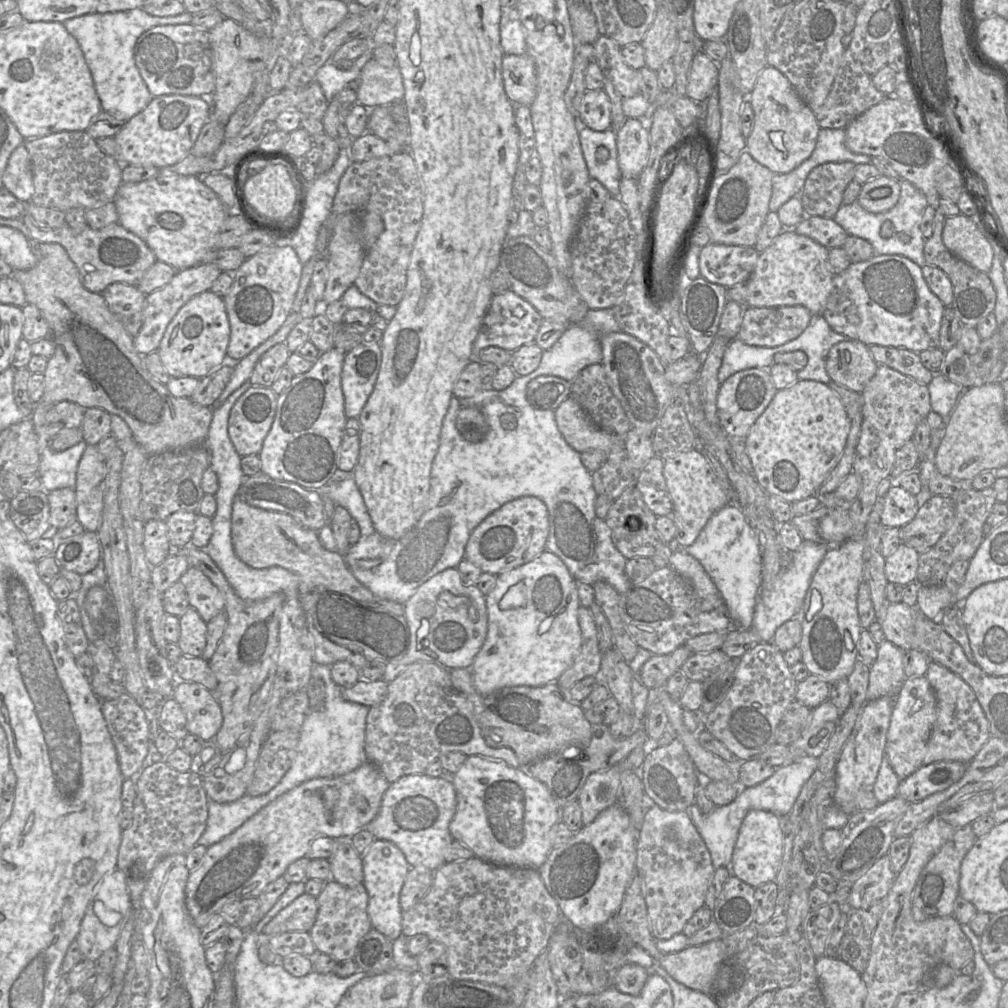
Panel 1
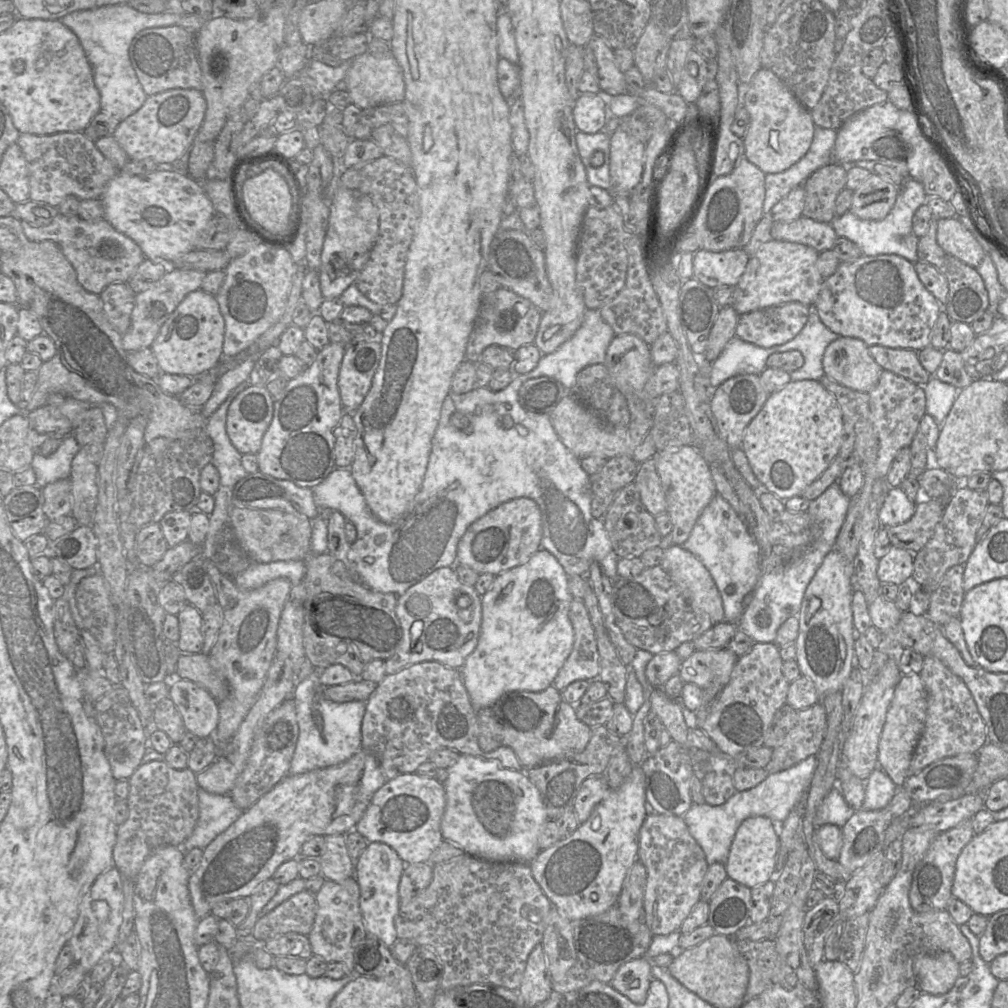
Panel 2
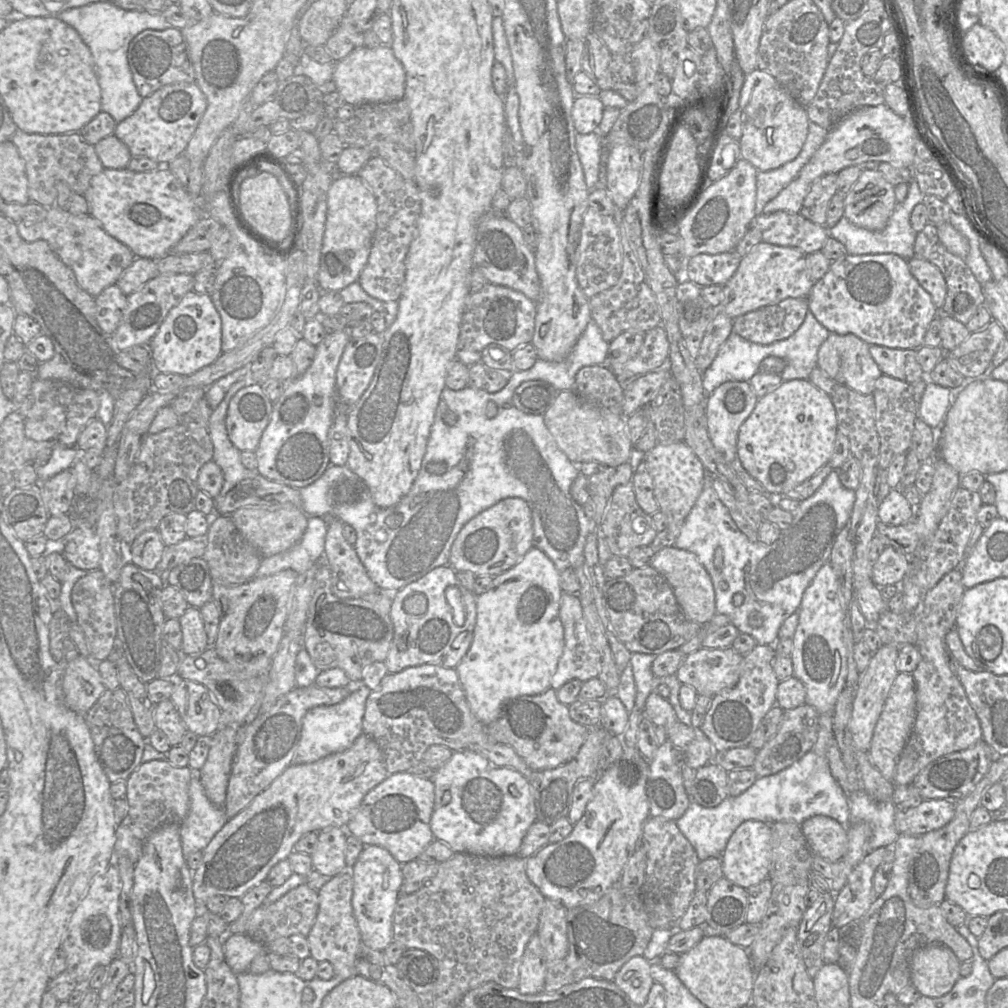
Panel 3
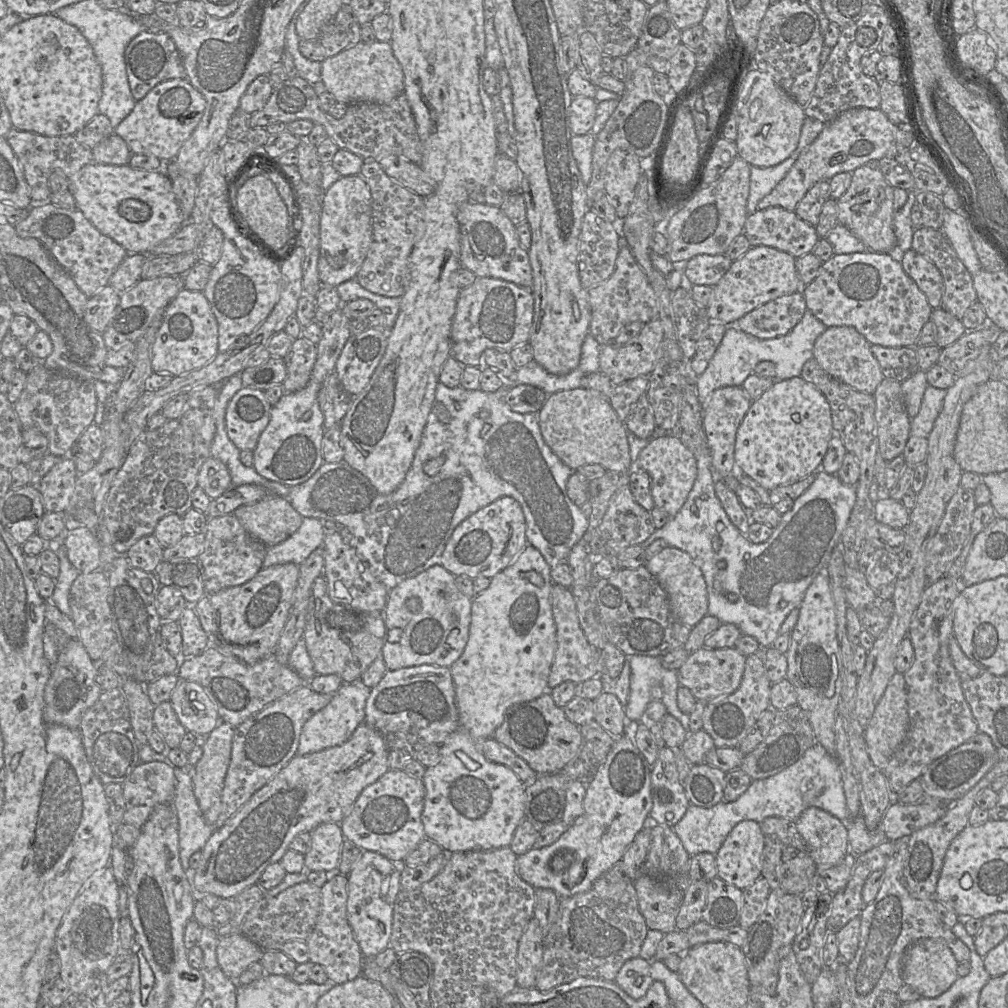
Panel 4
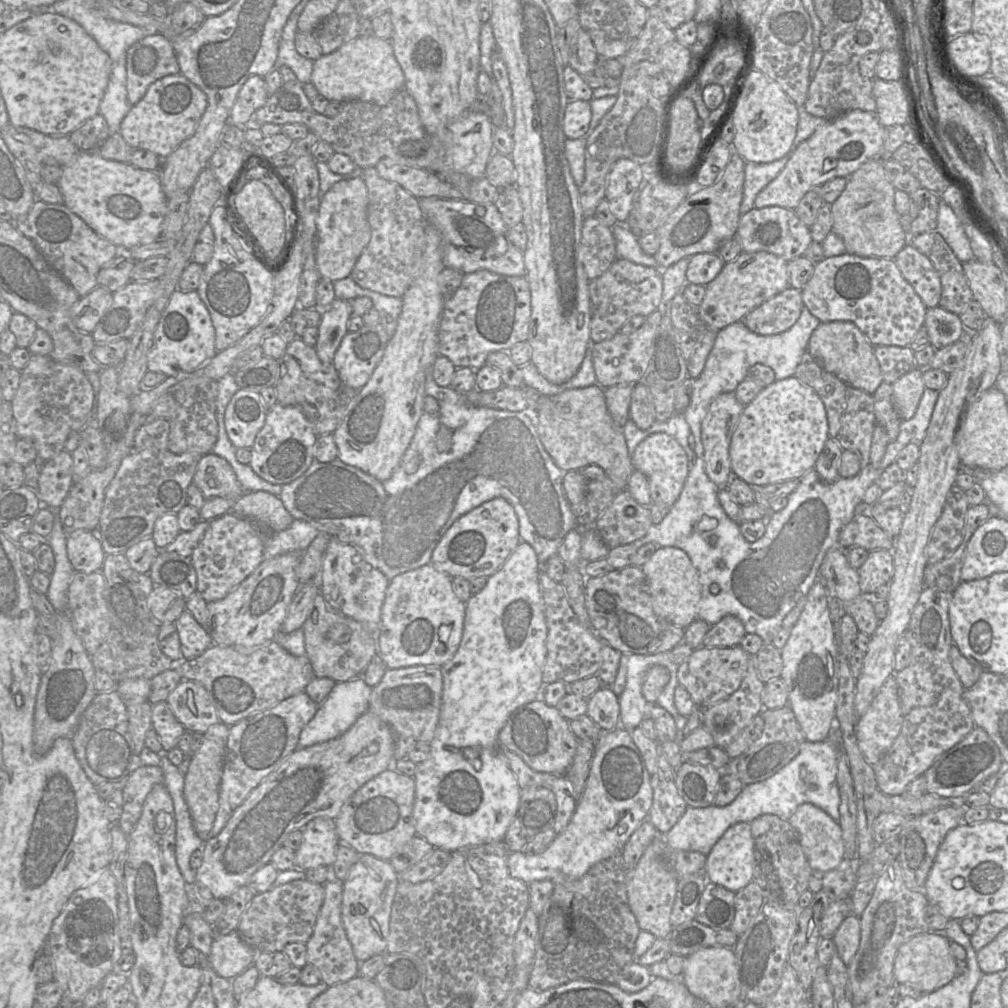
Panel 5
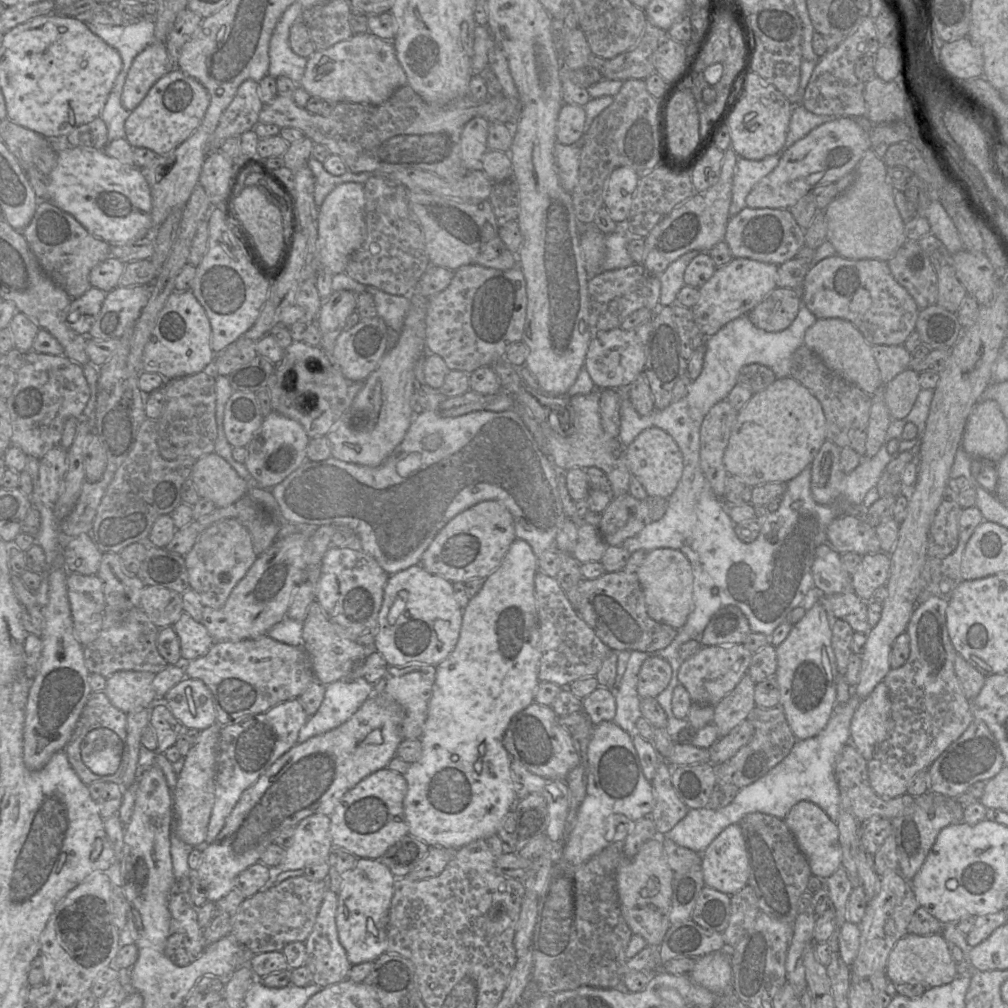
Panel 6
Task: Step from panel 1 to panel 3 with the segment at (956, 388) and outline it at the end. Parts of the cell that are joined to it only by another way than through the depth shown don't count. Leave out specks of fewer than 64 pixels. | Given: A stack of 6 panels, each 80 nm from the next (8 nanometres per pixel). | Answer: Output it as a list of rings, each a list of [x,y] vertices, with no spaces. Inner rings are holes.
[[[928,381],[918,407],[918,417],[932,429],[940,430],[951,406],[951,389]]]

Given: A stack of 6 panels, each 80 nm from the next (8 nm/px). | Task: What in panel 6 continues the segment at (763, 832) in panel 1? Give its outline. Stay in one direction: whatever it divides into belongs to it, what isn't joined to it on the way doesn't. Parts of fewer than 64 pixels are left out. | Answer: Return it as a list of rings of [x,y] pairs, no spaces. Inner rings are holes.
[[[739,824],[726,827],[701,855],[706,886],[732,896],[748,884],[749,859]]]

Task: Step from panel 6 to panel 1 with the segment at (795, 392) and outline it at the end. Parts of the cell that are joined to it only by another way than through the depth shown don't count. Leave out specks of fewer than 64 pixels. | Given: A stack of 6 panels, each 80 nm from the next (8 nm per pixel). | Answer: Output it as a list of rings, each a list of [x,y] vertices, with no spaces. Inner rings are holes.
[[[798,380],[777,390],[744,438],[753,475],[768,495],[794,502],[816,495],[840,459],[849,433],[846,408],[828,385]]]

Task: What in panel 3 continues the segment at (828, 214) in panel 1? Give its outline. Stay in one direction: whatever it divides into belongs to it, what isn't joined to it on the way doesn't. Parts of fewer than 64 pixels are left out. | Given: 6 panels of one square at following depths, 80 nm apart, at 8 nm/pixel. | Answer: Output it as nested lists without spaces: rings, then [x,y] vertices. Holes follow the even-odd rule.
[[[829,173],[818,178],[804,198],[799,211],[803,217],[819,225],[826,224],[828,204],[837,192],[837,173]]]

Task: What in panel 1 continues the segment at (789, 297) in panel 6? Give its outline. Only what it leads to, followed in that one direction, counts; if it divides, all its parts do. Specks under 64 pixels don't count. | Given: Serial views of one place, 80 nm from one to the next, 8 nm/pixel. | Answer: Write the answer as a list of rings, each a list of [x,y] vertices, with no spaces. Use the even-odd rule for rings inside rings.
[[[801,305],[745,307],[737,338],[751,346],[780,346],[797,338],[811,317],[812,313]]]

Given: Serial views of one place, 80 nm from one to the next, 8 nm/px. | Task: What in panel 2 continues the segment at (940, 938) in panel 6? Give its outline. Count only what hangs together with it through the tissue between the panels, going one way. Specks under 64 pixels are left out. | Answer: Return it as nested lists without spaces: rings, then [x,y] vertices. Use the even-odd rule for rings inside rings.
[[[949,952],[925,953],[917,956],[913,963],[917,987],[927,994],[947,993],[960,976],[959,965]]]

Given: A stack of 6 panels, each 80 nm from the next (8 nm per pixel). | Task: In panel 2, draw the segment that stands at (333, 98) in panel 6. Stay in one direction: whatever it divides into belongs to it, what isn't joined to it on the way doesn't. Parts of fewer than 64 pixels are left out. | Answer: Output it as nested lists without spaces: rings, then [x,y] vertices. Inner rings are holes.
[[[365,52],[351,60],[343,80],[347,86],[352,104],[360,109],[366,109],[379,105],[403,102],[405,97],[405,83],[403,72],[392,54],[386,56],[374,56]]]

